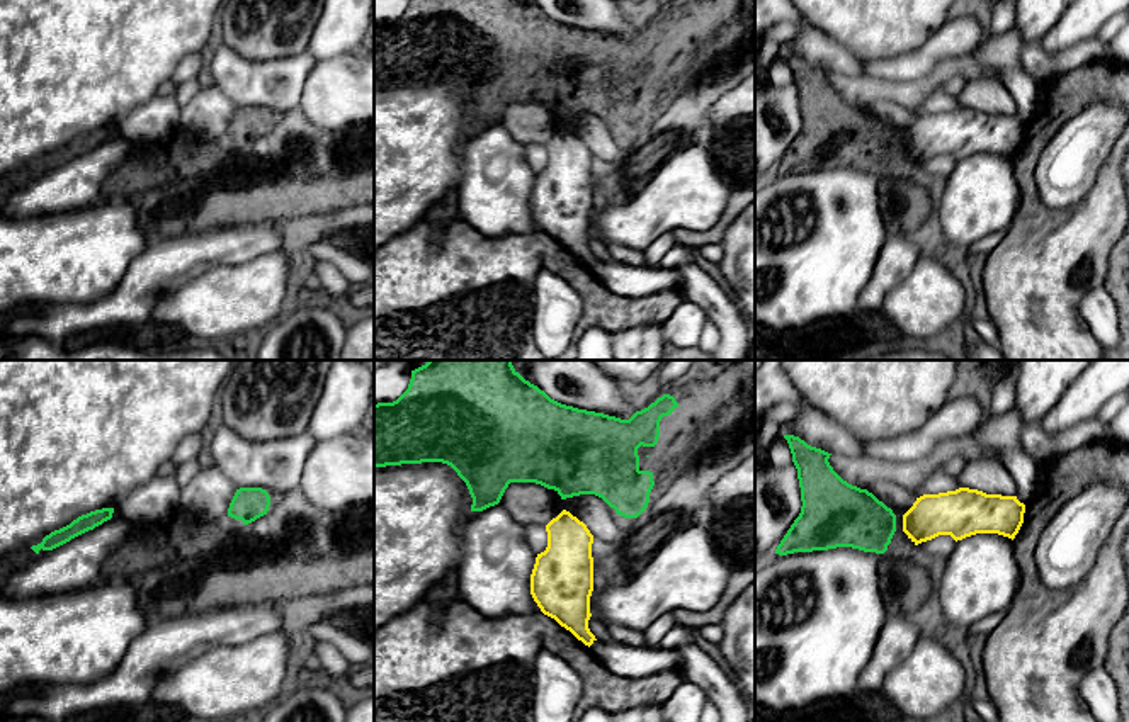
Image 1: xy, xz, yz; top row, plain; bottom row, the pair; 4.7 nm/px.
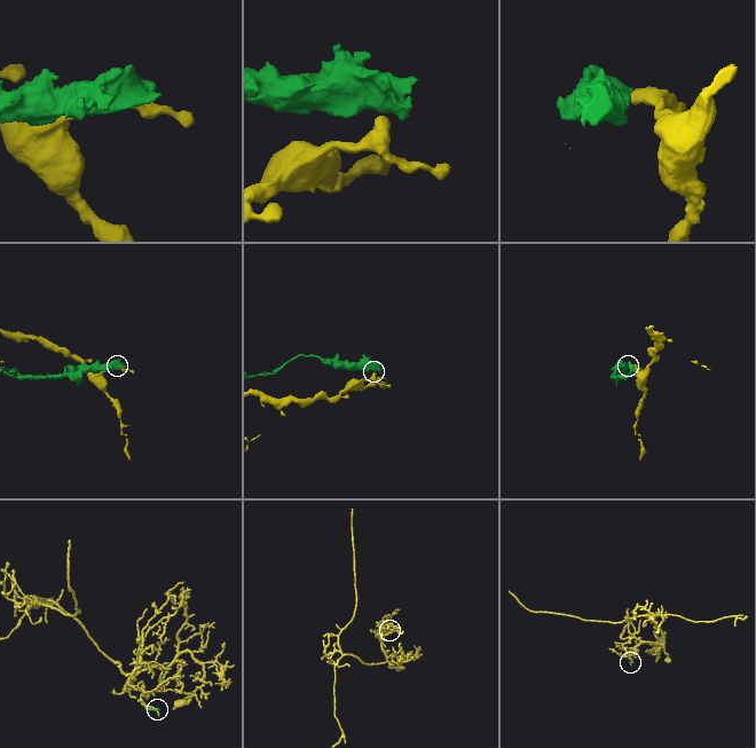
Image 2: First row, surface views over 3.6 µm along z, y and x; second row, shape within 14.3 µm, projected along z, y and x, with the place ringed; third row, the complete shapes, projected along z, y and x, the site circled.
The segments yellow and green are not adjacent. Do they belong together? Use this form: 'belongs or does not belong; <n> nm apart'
does not belong; 40 nm apart

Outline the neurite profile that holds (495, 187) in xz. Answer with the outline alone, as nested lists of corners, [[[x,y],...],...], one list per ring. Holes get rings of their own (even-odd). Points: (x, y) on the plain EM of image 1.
[[[500,122],[478,131],[464,146],[461,219],[491,238],[542,233],[530,214],[536,177],[524,144]]]

